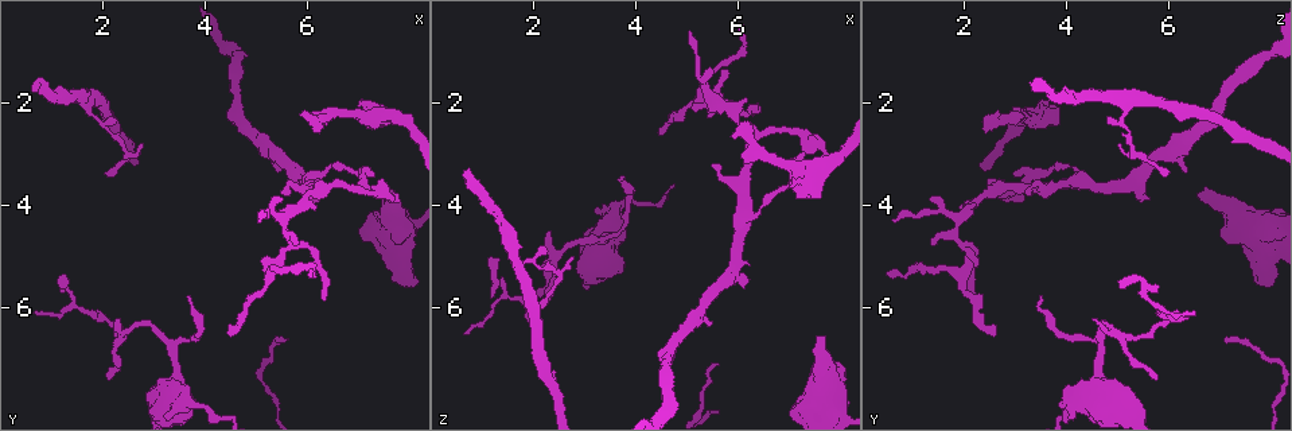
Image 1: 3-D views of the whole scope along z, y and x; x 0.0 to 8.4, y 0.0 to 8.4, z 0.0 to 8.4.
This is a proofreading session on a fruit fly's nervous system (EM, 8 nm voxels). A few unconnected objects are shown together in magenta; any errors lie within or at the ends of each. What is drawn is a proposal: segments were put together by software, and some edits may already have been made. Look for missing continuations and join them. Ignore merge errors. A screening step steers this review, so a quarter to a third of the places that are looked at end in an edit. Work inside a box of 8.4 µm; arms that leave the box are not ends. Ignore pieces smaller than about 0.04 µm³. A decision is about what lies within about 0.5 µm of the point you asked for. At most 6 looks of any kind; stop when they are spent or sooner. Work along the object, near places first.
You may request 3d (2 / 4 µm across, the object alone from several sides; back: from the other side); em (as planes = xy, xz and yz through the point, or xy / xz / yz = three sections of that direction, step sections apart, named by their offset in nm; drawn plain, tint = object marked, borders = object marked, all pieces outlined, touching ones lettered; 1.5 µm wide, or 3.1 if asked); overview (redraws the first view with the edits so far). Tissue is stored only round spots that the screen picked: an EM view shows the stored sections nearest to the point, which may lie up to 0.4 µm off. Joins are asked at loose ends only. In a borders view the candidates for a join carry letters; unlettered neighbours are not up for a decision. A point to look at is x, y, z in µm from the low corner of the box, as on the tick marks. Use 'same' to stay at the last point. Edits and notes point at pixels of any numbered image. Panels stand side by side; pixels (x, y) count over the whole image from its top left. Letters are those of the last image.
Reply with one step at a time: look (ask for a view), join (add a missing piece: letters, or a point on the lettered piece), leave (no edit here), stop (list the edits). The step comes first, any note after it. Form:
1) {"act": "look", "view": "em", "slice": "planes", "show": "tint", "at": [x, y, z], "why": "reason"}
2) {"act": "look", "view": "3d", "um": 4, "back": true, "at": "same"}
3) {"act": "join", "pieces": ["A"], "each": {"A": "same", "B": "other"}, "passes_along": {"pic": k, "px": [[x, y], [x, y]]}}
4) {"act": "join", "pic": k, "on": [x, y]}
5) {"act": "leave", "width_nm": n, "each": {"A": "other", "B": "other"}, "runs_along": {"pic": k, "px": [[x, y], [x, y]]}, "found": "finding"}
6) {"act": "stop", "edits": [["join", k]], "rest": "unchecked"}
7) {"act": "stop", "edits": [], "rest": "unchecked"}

{"act": "look", "view": "3d", "um": 4, "at": [5.85, 2.20, 2.65]}

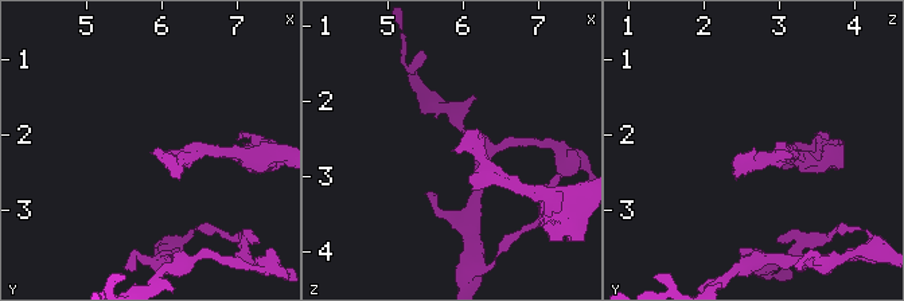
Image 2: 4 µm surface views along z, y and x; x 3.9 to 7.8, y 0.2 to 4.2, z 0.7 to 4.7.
{"act": "look", "view": "em", "slice": "xz", "step": 4, "show": "borders", "at": [5.90, 2.25, 2.65]}

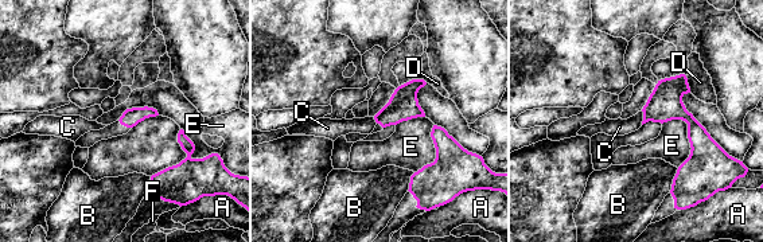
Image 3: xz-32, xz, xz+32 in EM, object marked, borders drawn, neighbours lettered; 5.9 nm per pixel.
{"act": "leave", "longest_contact_nm": ["E", 300], "each": {"A": "other", "B": "other", "C": "other", "D": "other", "E": "other", "F": "other"}, "border": {"pic": 3, "px": [[641, 110], [642, 124]]}, "found": "none of them fits"}

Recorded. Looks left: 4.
{"act": "look", "view": "em", "slice": "planes", "show": "borders", "at": [7.75, 3.90, 6.60], "why": "thick end"}

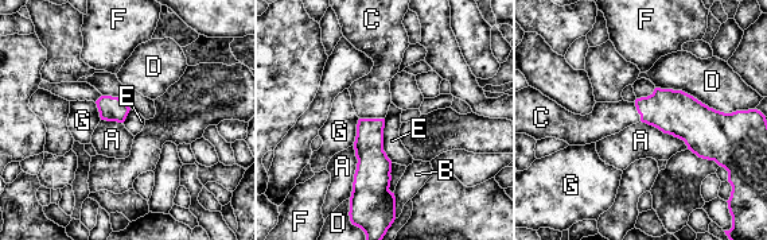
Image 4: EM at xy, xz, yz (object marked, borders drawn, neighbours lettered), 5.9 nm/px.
{"act": "join", "pieces": ["C"], "each": {"A": "other", "B": "other", "C": "same", "D": "other", "E": "other", "F": "other", "G": "other"}, "passes_along": {"pic": 4, "px": [[373, 161], [372, 119], [370, 96]]}, "found": "it goes on there"}

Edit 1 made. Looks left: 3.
{"act": "look", "view": "em", "slice": "xy", "step": 8, "show": "tint", "at": [0.75, 1.65, 3.30], "why": "thin end"}

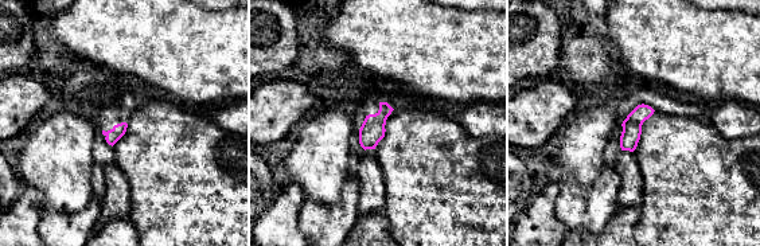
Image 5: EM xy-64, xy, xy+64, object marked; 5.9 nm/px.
{"act": "look", "view": "em", "slice": "planes", "show": "borders", "at": "same", "why": "cut it another way"}

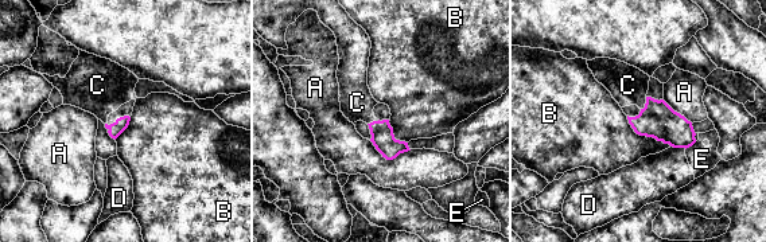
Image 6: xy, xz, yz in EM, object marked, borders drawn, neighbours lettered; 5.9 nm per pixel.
{"act": "join", "pieces": ["C"], "width_nm": 90, "longest_contact_nm": ["B", 320], "each": {"A": "other", "B": "other", "C": "same", "D": "other", "E": "other"}, "found": "the cell continues"}

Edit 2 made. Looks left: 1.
{"act": "stop", "edits": [["join", 4], ["join", 6]], "rest": "unchecked"}

